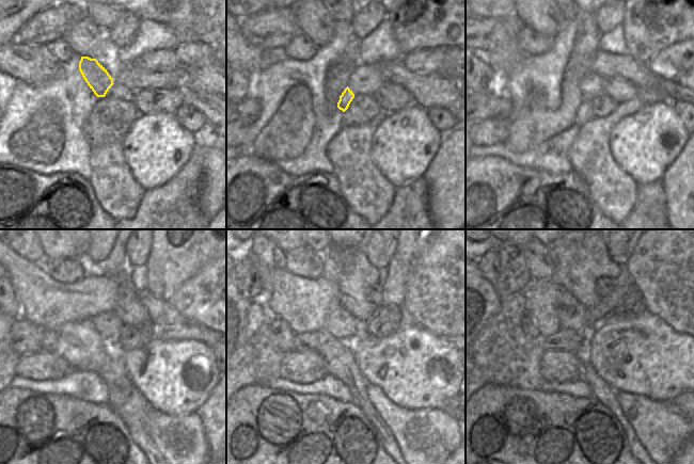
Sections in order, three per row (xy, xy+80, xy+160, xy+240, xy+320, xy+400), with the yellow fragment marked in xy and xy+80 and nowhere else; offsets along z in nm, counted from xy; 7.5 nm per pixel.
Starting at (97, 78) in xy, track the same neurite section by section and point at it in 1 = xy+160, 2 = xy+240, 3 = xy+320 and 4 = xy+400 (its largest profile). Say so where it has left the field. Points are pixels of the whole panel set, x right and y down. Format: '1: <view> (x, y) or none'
1: xy+160 (584, 113)
2: xy+240 (113, 371)
3: xy+320 (426, 437)
4: xy+400 (662, 432)

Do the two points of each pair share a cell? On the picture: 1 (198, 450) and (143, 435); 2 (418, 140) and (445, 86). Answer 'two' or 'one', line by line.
1: two
2: two

